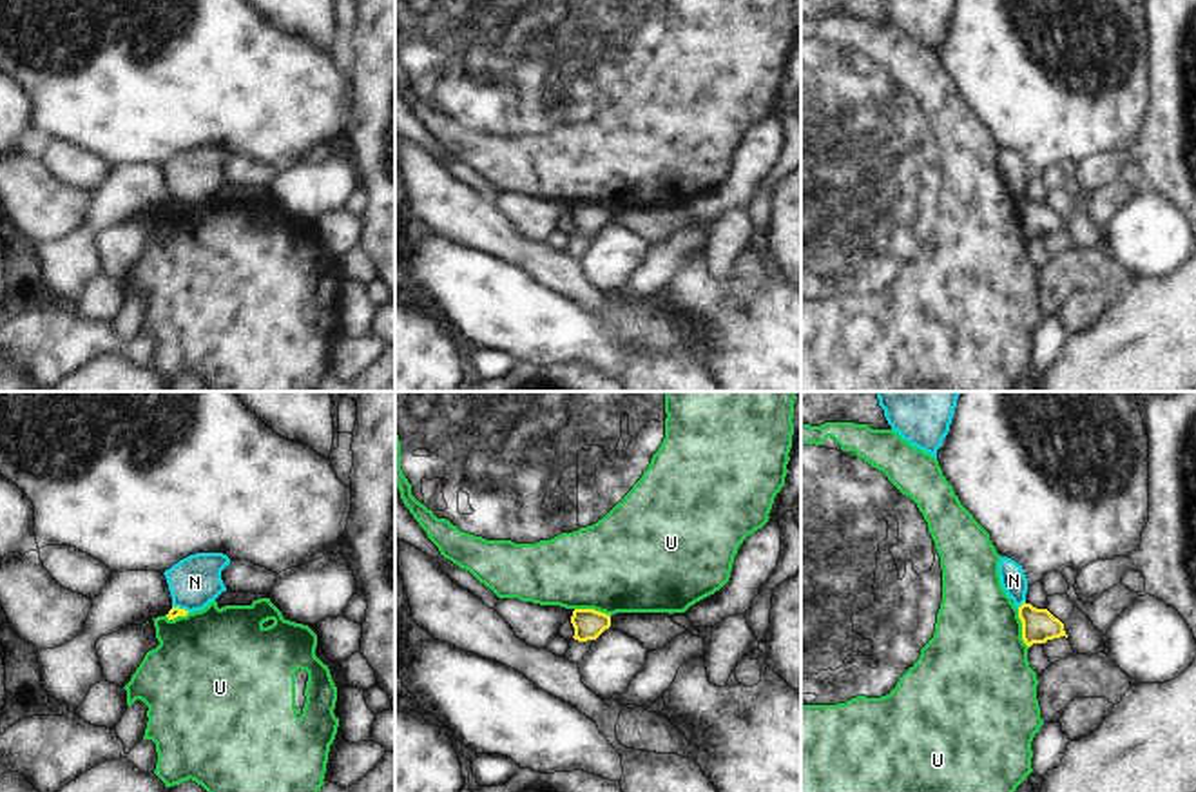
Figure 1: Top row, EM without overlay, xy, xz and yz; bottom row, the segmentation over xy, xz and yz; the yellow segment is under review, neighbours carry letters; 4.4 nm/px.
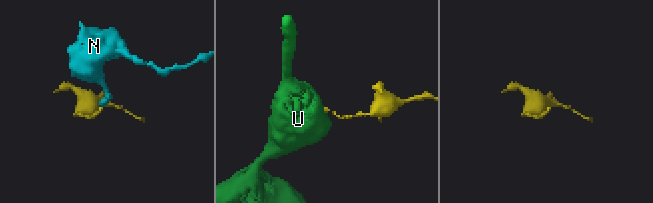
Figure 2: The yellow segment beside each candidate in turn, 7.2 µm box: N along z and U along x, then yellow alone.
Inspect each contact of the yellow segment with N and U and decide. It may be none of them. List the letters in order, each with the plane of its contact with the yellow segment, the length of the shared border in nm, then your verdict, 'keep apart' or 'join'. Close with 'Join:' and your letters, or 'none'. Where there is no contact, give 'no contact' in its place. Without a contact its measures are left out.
N: yz | 50 nm | keep apart
U: yz | 180 nm | keep apart
Join: none

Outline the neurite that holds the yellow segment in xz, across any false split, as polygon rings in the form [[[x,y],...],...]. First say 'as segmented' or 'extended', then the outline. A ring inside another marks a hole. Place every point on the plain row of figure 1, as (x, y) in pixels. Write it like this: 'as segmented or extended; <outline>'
as segmented; [[[574,203],[571,210],[574,221],[574,234],[596,234],[605,223],[611,221],[611,210],[594,203]]]

